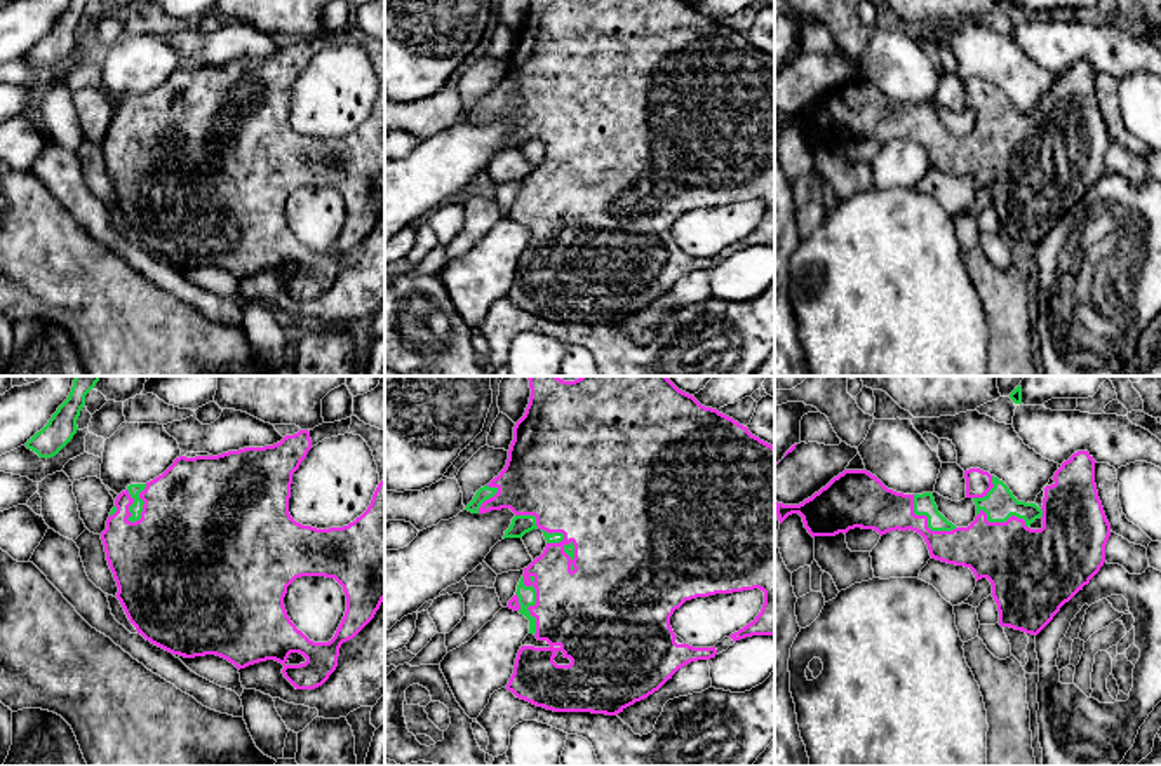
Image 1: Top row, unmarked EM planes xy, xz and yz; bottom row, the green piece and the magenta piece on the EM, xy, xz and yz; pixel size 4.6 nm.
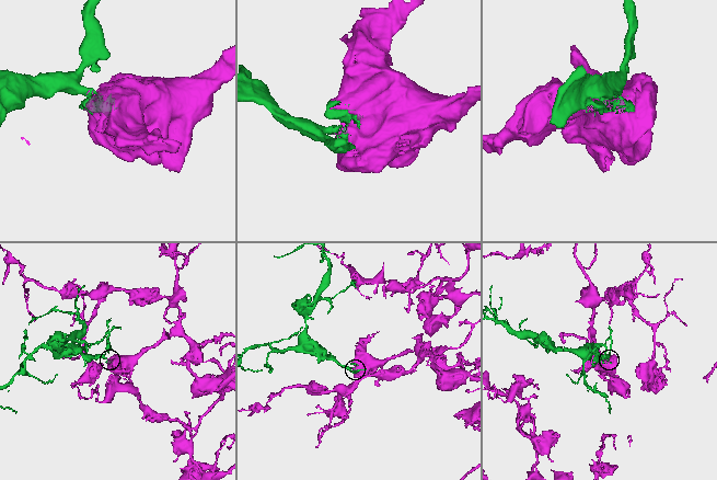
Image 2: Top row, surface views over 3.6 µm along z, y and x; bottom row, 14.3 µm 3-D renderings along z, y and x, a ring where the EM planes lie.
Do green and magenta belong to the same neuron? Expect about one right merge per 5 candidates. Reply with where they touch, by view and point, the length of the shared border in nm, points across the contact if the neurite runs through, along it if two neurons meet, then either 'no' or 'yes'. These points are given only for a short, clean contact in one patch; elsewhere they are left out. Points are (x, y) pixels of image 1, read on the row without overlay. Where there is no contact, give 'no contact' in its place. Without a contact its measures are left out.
contact xz (535, 213); length 280 nm; yes

